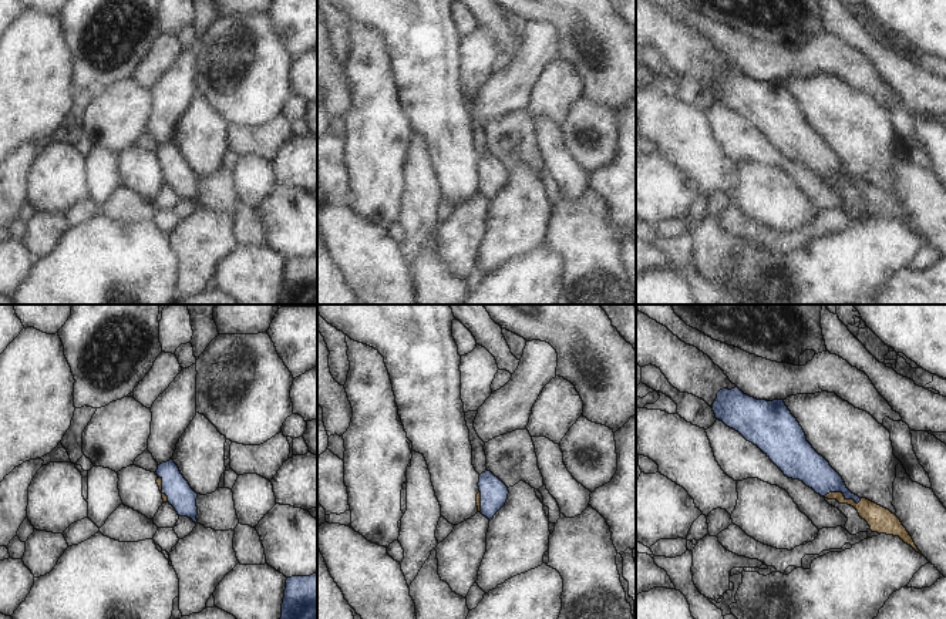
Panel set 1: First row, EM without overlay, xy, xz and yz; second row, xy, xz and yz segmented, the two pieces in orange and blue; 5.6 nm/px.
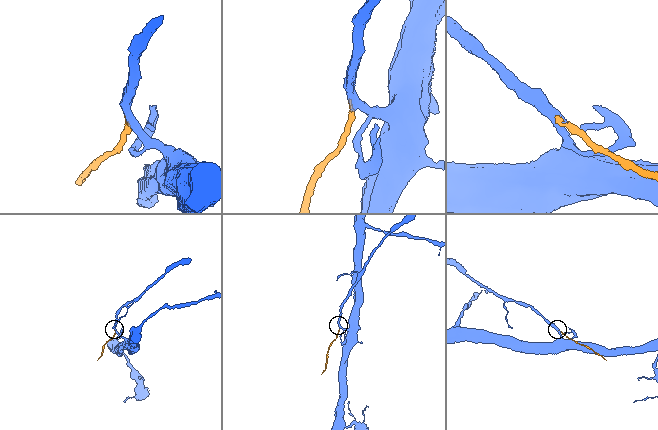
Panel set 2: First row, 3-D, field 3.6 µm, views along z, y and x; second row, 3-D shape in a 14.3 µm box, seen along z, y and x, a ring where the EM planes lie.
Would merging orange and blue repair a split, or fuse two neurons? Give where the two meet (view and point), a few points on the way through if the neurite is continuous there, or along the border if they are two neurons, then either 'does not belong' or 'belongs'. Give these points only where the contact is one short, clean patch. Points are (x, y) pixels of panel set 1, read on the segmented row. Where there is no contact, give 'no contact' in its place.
contact yz (842, 494); way yz (879, 518), (842, 494), (810, 467); belongs

